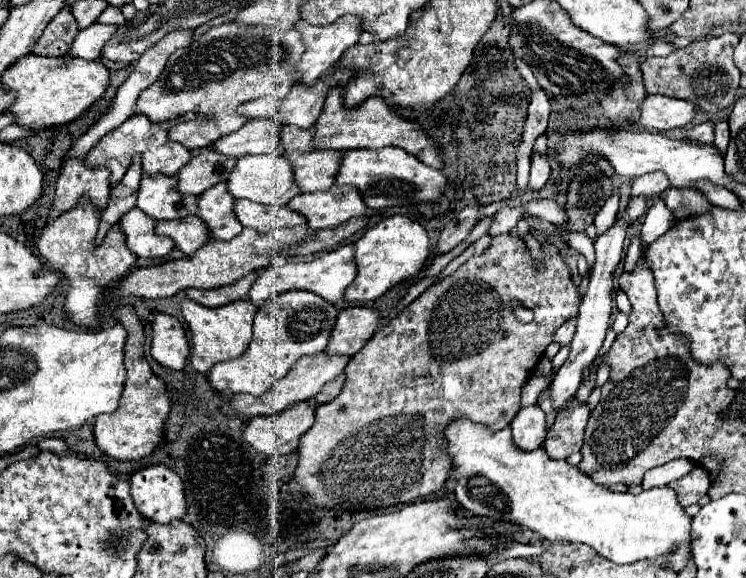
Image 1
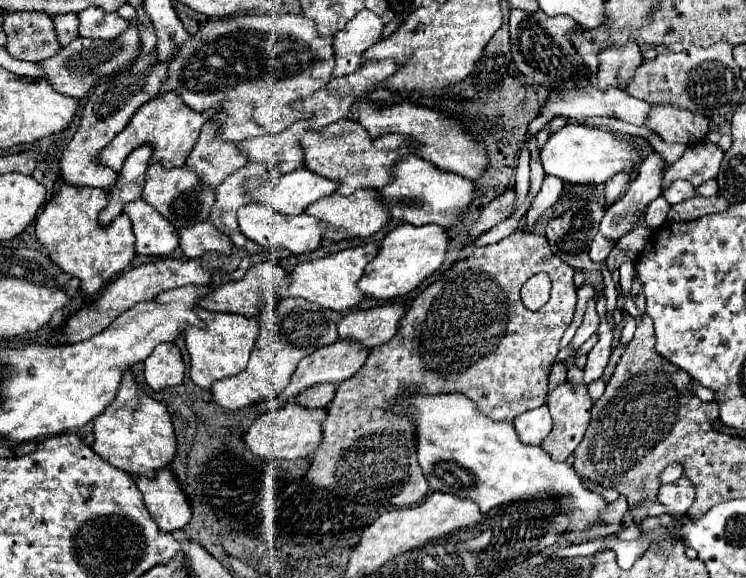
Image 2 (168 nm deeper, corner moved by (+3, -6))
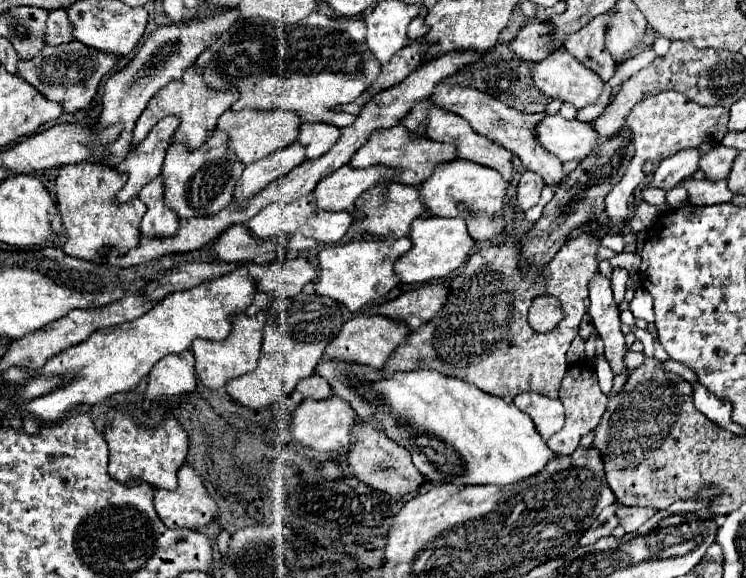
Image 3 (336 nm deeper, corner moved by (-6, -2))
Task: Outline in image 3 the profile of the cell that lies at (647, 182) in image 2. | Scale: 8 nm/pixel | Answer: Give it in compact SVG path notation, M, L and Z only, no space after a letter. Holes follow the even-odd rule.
M688 148L672 158L666 158L664 162L660 162L650 184L656 188L662 188L662 190L674 188L678 182L682 182L684 178L690 178L698 170L700 156L702 156L700 150Z

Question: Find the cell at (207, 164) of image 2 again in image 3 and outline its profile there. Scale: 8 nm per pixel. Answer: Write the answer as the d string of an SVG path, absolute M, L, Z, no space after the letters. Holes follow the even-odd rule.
M244 108L240 112L226 110L218 118L218 128L226 130L230 134L230 146L244 164L252 164L252 162L268 156L270 152L296 142L300 124L302 124L300 116L296 112L288 112L288 110L248 110L248 108Z

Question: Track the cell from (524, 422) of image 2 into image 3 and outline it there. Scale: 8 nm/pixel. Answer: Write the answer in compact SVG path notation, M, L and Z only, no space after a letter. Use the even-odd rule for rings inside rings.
M522 392L514 398L514 404L534 420L536 430L544 440L564 426L564 406L558 398L548 398L538 392Z

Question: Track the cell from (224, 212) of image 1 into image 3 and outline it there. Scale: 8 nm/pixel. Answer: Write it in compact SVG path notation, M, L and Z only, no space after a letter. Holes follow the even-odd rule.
M294 142L294 144L288 144L288 146L268 154L266 158L258 160L258 162L248 164L236 182L234 198L238 200L240 206L244 206L244 200L248 196L258 194L264 186L286 176L290 170L300 166L304 160L306 160L304 146L300 146L300 142Z

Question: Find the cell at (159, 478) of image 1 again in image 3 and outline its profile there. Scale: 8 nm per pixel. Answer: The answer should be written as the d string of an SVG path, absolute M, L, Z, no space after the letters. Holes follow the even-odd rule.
M184 464L178 470L178 488L174 492L168 490L156 490L154 494L154 508L158 518L168 526L168 528L198 528L198 526L206 526L212 520L218 518L218 506L214 502L214 498L206 492L198 470L194 470L192 466Z

